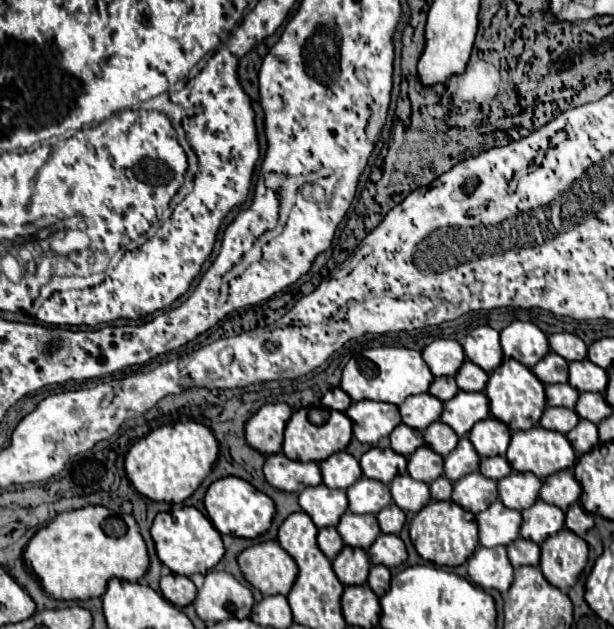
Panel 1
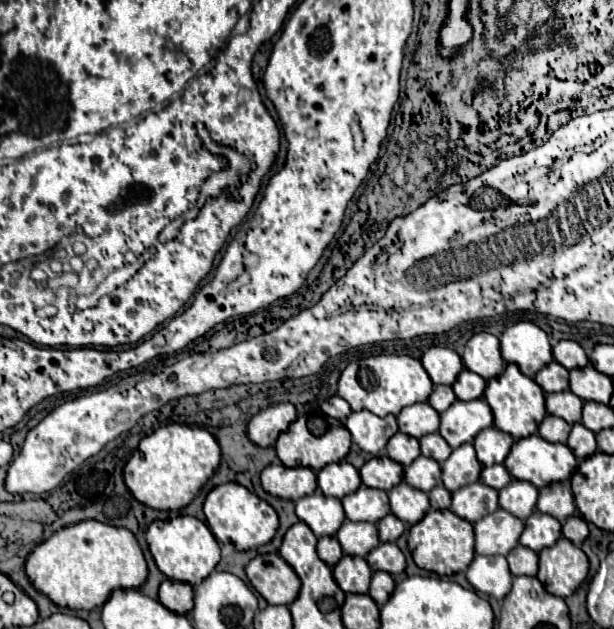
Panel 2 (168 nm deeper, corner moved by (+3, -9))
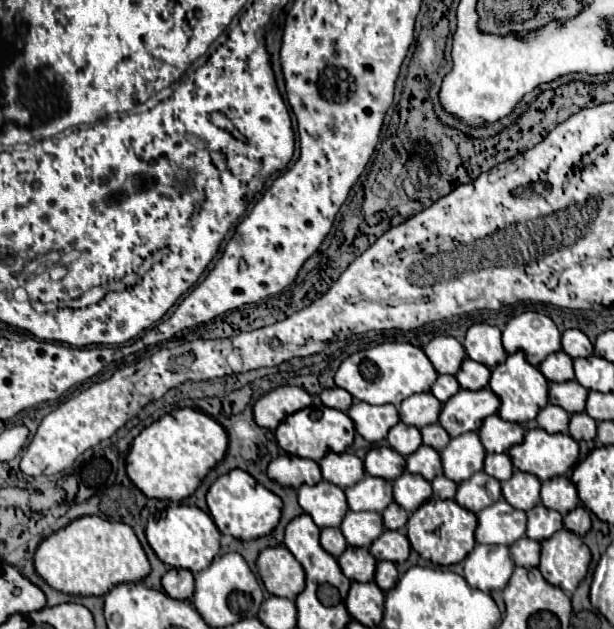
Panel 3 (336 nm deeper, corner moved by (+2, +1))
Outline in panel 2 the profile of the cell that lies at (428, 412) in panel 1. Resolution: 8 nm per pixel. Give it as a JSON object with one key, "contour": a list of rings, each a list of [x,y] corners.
{"contour":[[[428,402],[402,408],[396,420],[398,420],[400,432],[414,436],[414,438],[422,438],[426,434],[438,432],[438,424],[440,424],[438,412]]]}

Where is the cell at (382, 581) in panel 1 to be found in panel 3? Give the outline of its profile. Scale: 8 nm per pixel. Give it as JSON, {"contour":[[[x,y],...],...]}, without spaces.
{"contour":[[[377,562],[377,570],[375,570],[375,582],[377,586],[381,586],[381,590],[391,590],[397,582],[397,568],[393,562]]]}

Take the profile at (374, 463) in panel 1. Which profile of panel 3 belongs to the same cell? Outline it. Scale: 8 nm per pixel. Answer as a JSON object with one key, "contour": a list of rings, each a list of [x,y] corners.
{"contour":[[[389,446],[369,450],[363,464],[365,464],[367,474],[379,476],[379,478],[385,478],[385,480],[395,480],[399,474],[405,472],[405,458]]]}

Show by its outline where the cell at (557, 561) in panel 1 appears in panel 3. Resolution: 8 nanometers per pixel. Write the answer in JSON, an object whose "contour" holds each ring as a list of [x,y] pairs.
{"contour":[[[559,530],[545,542],[541,542],[541,564],[543,578],[567,592],[573,592],[585,578],[591,562],[591,552],[583,540],[571,530]]]}

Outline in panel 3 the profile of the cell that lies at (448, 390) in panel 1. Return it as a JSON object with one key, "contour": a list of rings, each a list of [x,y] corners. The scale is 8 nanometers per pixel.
{"contour":[[[439,376],[437,382],[431,388],[431,394],[439,400],[439,402],[447,402],[453,394],[459,392],[459,382],[455,380],[455,376]]]}

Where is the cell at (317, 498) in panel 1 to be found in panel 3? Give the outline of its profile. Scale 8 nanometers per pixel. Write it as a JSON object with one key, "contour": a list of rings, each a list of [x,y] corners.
{"contour":[[[321,480],[315,486],[303,484],[297,490],[297,494],[299,494],[299,506],[313,518],[313,522],[319,528],[341,524],[347,512],[347,502],[345,492],[339,486]]]}

